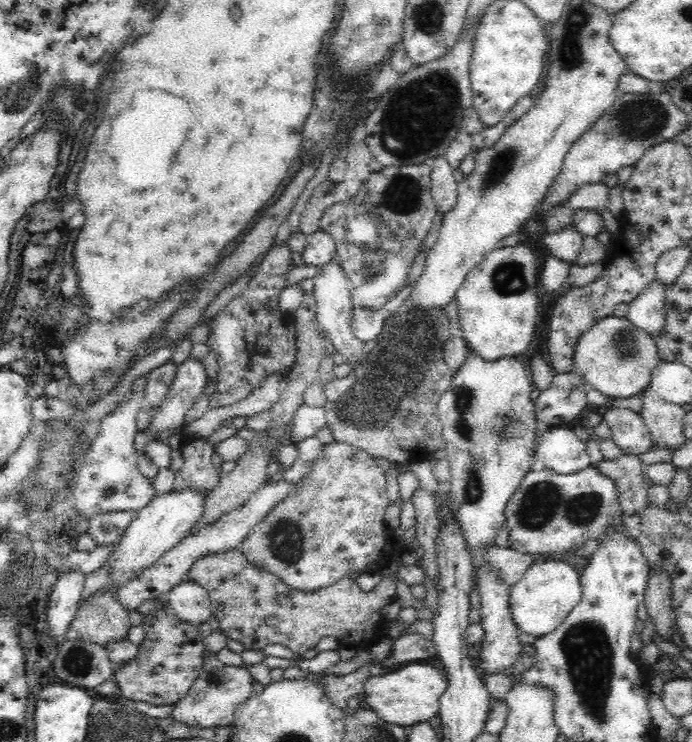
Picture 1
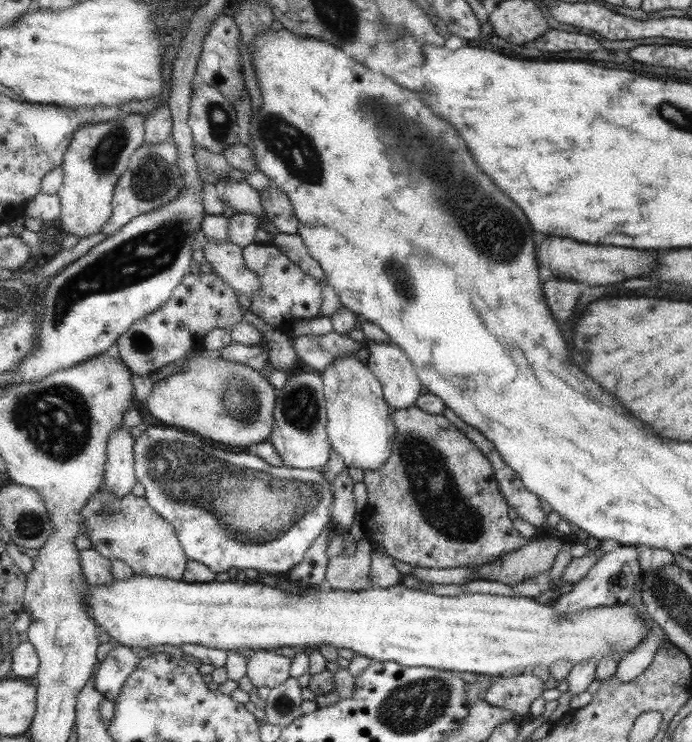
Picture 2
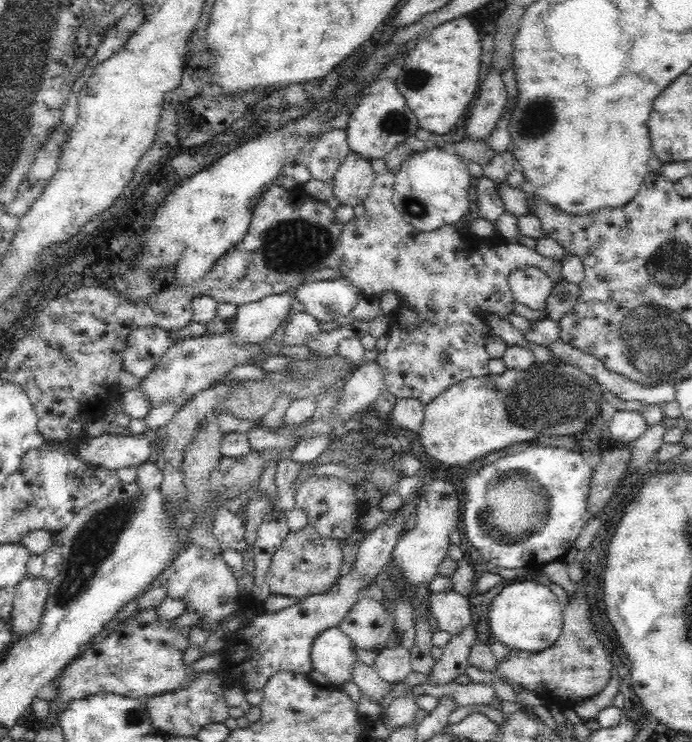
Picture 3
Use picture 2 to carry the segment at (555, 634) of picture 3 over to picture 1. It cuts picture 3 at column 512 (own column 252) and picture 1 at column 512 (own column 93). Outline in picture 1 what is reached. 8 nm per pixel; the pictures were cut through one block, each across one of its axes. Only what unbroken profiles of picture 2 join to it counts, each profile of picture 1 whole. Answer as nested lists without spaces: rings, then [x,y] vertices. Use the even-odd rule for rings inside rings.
[[[547,560],[533,563],[524,577],[509,588],[511,617],[519,627],[518,632],[534,634],[538,638],[554,630],[581,600],[581,574],[565,562]]]

